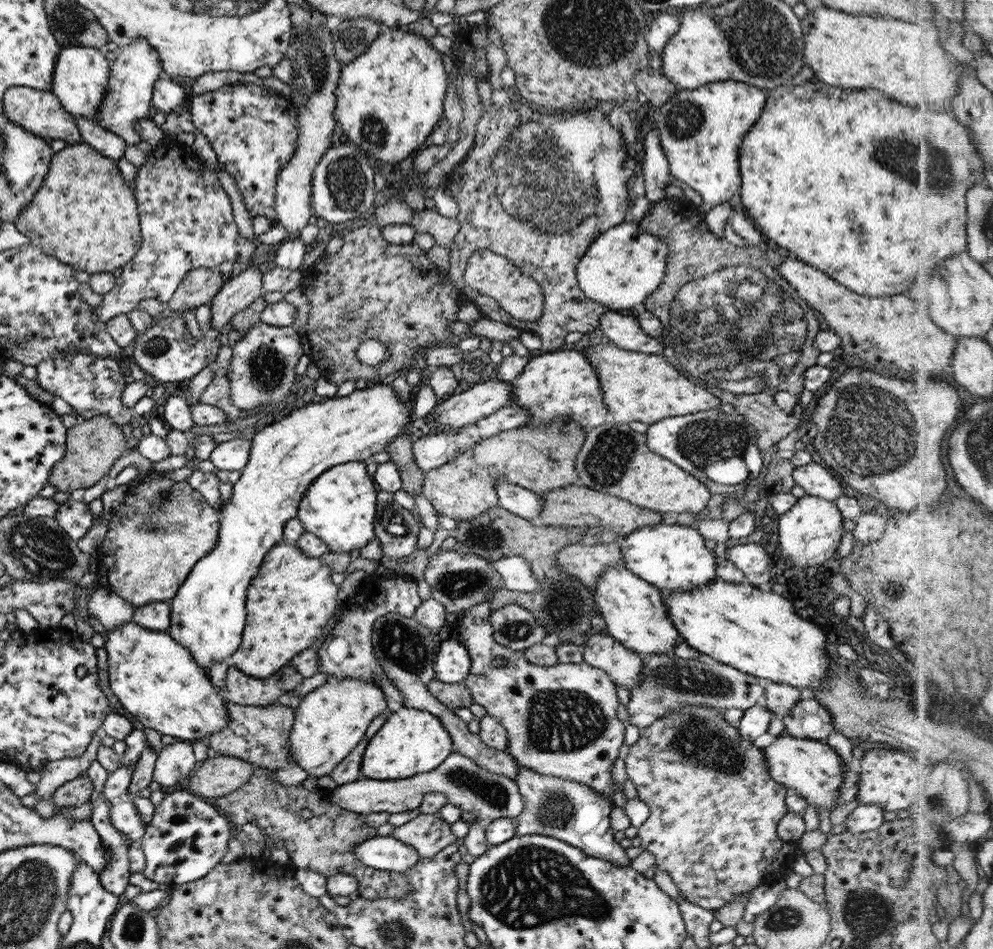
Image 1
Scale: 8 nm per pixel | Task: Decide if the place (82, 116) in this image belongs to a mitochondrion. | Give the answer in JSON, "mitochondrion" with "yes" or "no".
{"mitochondrion":"no"}

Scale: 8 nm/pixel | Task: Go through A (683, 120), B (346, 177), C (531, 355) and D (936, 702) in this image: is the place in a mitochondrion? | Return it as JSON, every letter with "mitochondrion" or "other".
{"A":"mitochondrion","B":"mitochondrion","C":"other","D":"other"}

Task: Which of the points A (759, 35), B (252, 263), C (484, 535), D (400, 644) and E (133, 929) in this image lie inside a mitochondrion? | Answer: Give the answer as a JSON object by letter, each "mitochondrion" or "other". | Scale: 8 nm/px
{"A":"mitochondrion","B":"other","C":"mitochondrion","D":"mitochondrion","E":"mitochondrion"}

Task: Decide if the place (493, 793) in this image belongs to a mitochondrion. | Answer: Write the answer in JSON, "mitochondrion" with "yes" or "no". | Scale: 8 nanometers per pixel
{"mitochondrion":"yes"}

